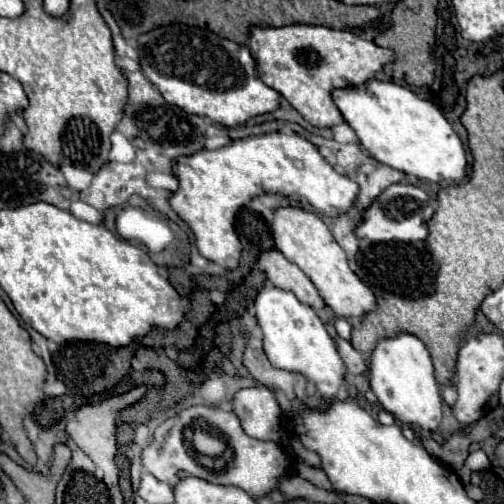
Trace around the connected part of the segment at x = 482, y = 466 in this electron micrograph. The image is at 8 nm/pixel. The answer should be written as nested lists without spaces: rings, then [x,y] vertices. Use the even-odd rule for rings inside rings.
[[[471,452],[465,460],[465,470],[473,472],[473,470],[489,470],[491,468],[491,462],[487,458],[485,452]]]

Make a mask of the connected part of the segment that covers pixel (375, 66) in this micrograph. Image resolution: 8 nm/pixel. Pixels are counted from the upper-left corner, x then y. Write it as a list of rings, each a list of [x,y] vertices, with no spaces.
[[[293,24],[283,28],[253,28],[249,38],[249,50],[257,62],[257,74],[267,82],[267,86],[279,90],[283,98],[313,126],[317,128],[333,128],[337,124],[343,124],[343,116],[333,102],[333,90],[337,88],[351,88],[351,86],[363,86],[365,82],[373,80],[375,74],[389,62],[395,60],[395,54],[387,48],[377,46],[375,42],[367,42],[359,38],[357,34],[349,30],[333,30],[325,26],[305,26],[305,24]]]

